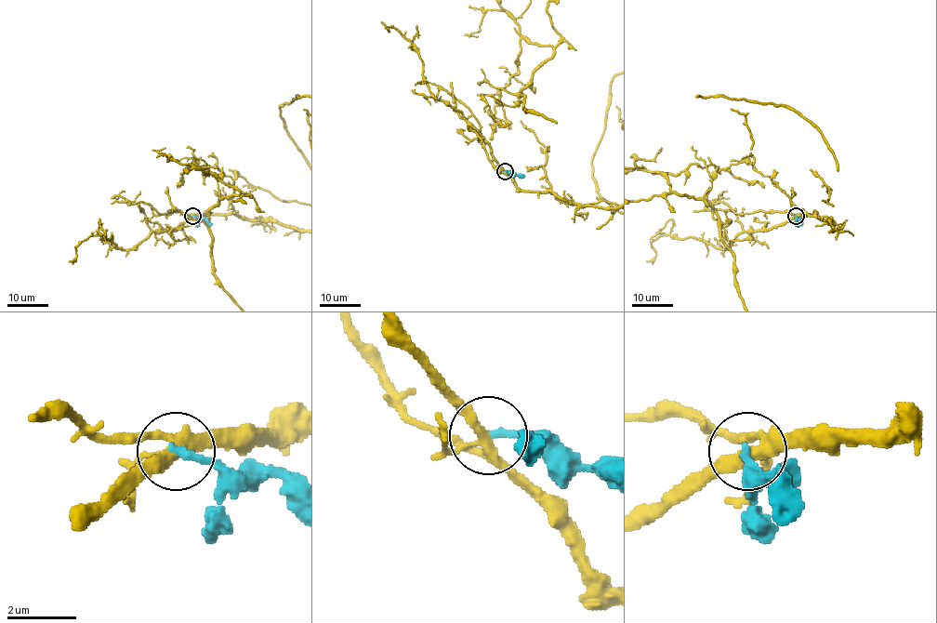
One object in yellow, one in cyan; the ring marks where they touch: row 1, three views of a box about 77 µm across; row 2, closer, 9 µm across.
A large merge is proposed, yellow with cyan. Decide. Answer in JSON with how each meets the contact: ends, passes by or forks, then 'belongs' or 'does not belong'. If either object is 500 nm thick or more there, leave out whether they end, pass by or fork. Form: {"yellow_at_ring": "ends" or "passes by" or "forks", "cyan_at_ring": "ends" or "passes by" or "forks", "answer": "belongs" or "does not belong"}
{"yellow_at_ring": "forks", "cyan_at_ring": "ends", "answer": "does not belong"}

